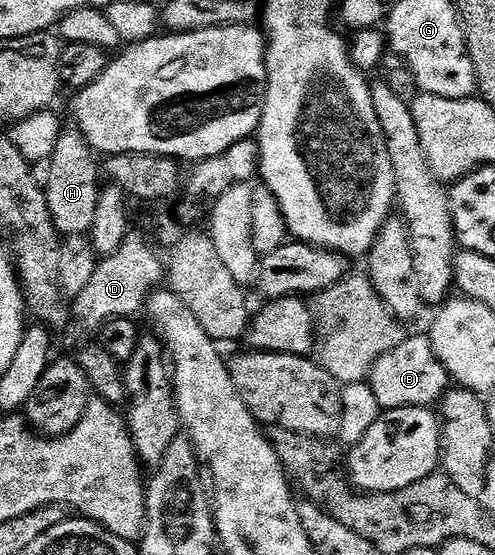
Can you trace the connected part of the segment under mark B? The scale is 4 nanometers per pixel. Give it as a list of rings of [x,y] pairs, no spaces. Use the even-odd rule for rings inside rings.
[[[429,335],[405,337],[402,344],[378,360],[368,377],[381,409],[404,406],[431,407],[439,403],[450,386],[450,375],[433,352]]]

